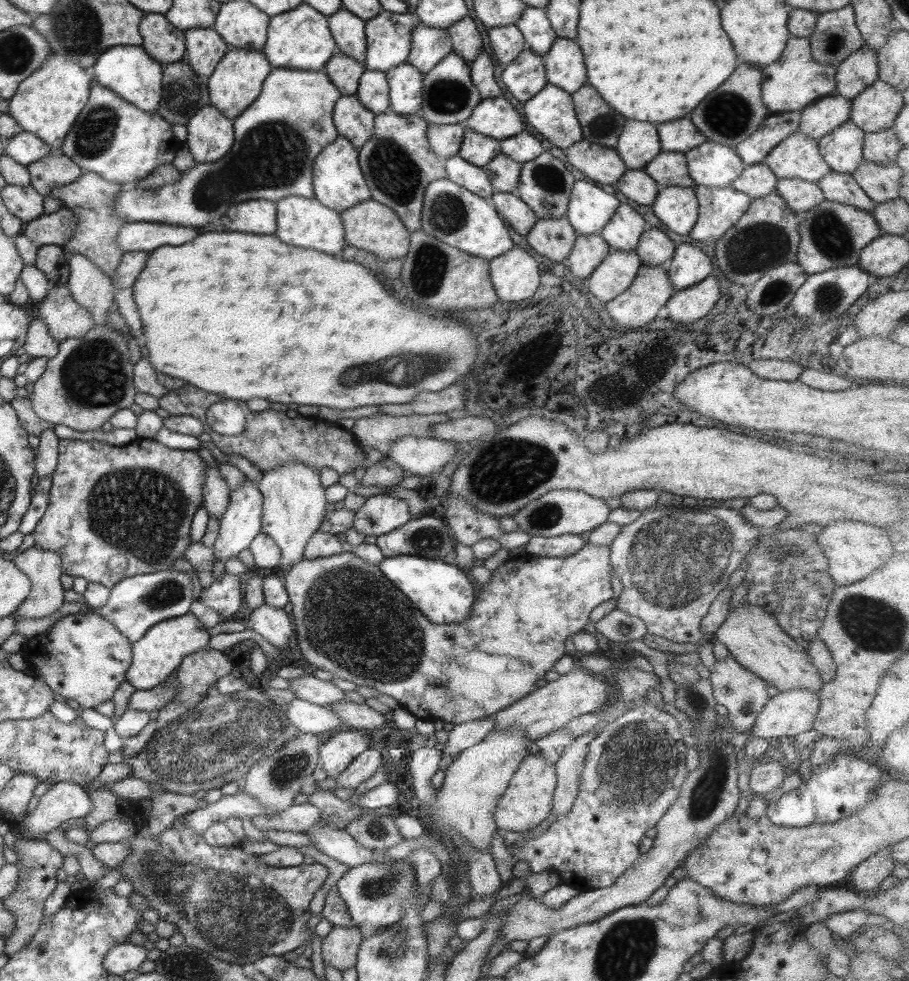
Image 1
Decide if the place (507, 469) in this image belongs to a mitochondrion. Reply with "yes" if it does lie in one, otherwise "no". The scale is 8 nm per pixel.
yes

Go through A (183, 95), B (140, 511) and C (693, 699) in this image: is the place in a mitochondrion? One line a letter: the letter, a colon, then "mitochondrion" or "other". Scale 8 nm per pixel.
A: mitochondrion
B: mitochondrion
C: mitochondrion

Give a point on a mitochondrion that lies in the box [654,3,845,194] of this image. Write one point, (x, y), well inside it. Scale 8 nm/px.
(729, 114)

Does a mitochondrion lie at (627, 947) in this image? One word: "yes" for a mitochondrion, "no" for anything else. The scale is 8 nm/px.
yes

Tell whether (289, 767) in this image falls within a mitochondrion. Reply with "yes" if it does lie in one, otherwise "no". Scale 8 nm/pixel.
yes

